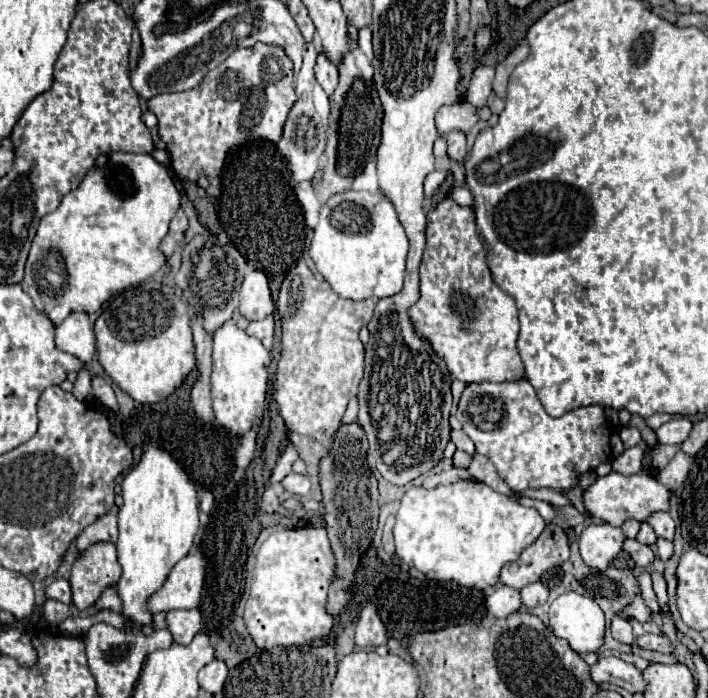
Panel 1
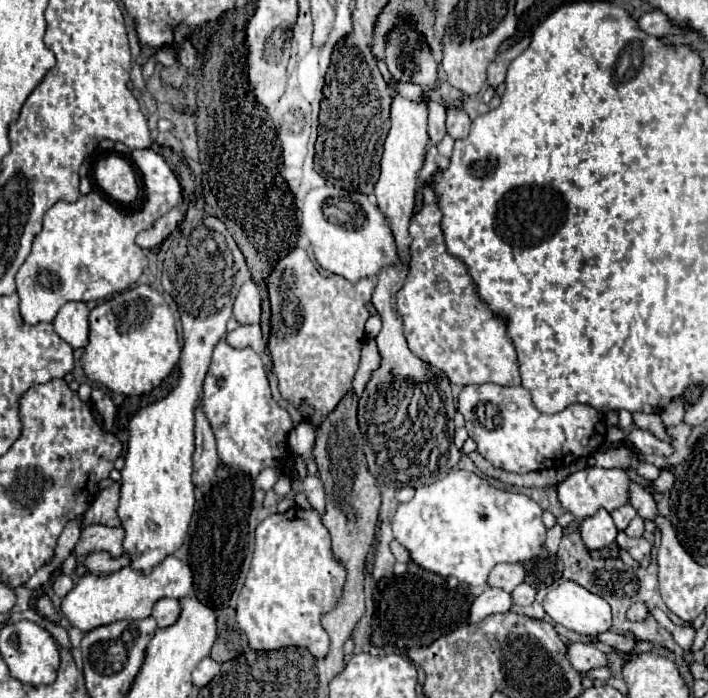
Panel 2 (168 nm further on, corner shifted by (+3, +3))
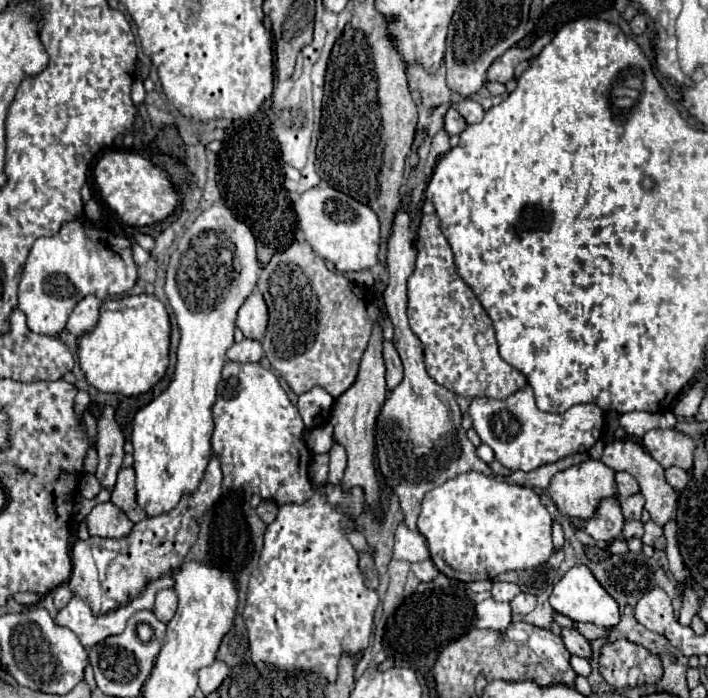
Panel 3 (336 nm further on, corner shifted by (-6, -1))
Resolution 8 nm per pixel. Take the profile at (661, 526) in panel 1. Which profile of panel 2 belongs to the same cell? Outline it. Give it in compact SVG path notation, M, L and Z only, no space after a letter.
M637 482L629 484L629 504L635 510L639 510L641 518L651 518L653 520L657 516L657 504L655 504L653 496L643 486L639 486Z

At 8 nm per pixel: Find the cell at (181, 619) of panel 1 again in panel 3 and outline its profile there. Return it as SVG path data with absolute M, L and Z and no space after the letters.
M162 590L156 596L156 606L154 606L154 614L160 622L168 624L172 620L172 616L176 614L178 608L178 596L174 590Z

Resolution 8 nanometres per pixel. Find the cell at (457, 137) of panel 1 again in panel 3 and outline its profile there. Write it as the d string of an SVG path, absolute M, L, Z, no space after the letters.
M462 100L462 102L456 106L456 110L462 114L462 118L466 120L466 124L478 124L478 122L482 122L482 118L484 118L482 106L480 106L478 102L474 102L474 100Z

